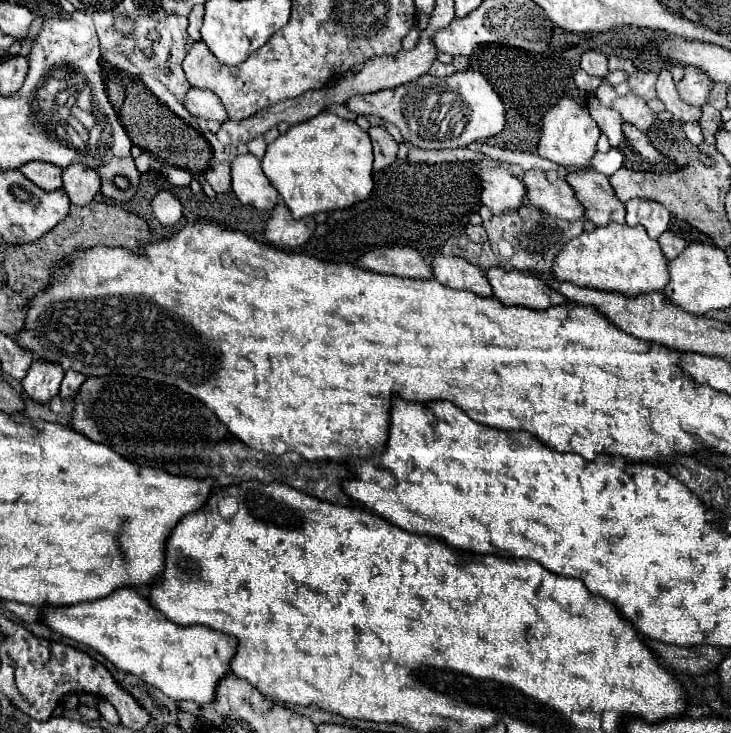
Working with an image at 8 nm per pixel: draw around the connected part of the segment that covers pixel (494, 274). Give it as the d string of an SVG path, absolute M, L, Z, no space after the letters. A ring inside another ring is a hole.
M490 267L486 271L488 283L492 287L494 297L502 305L522 305L530 309L546 309L554 305L554 291L546 281L520 273L516 269L502 269L502 267Z

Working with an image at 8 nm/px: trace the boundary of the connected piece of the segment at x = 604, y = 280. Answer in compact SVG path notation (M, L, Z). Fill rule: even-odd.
M608 223L604 227L596 227L594 231L584 231L582 235L574 237L554 259L552 263L552 275L556 281L568 281L578 287L590 287L598 291L612 291L622 293L626 297L638 297L642 293L662 291L668 283L668 261L664 253L660 253L658 241L650 239L646 229L640 229L640 225L620 225L620 223Z

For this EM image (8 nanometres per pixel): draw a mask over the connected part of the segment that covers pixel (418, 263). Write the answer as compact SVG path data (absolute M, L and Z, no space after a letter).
M376 247L364 253L358 259L358 265L384 275L432 279L432 269L428 269L428 263L412 247Z

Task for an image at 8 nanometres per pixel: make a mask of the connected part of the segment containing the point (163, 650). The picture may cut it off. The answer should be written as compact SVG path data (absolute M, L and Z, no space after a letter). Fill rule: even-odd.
M124 587L104 599L70 607L42 607L42 613L44 623L52 631L96 649L118 669L158 687L174 701L190 699L200 705L216 701L216 689L230 673L230 661L238 647L232 635L202 625L184 627L172 623L134 587Z

